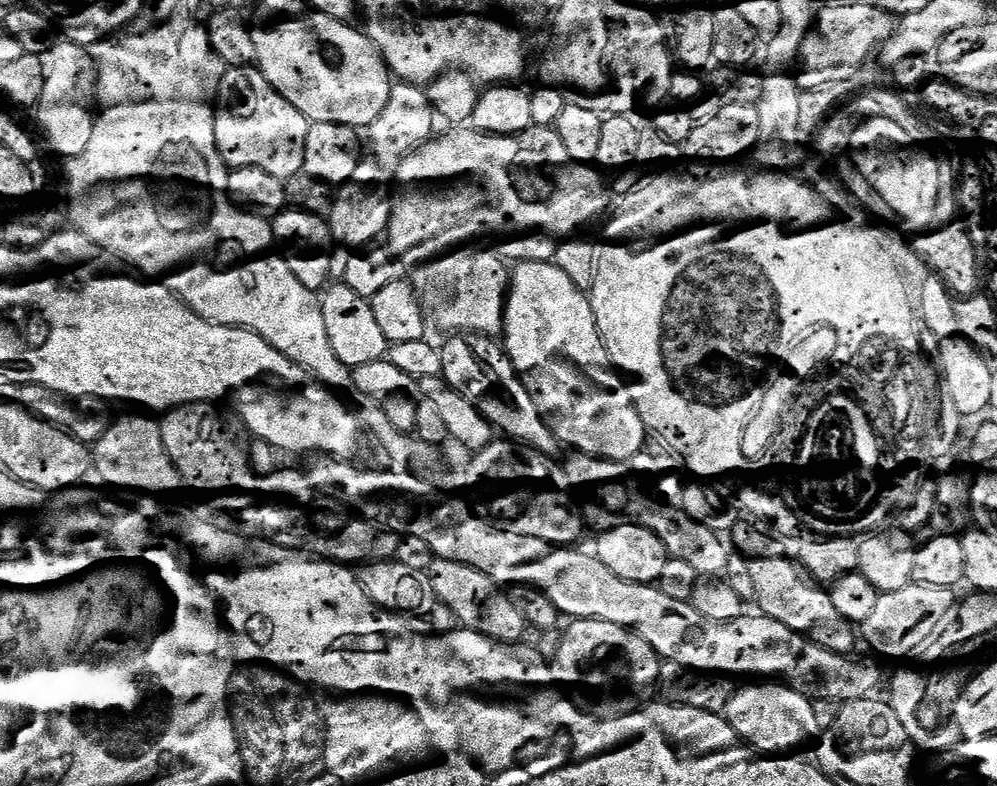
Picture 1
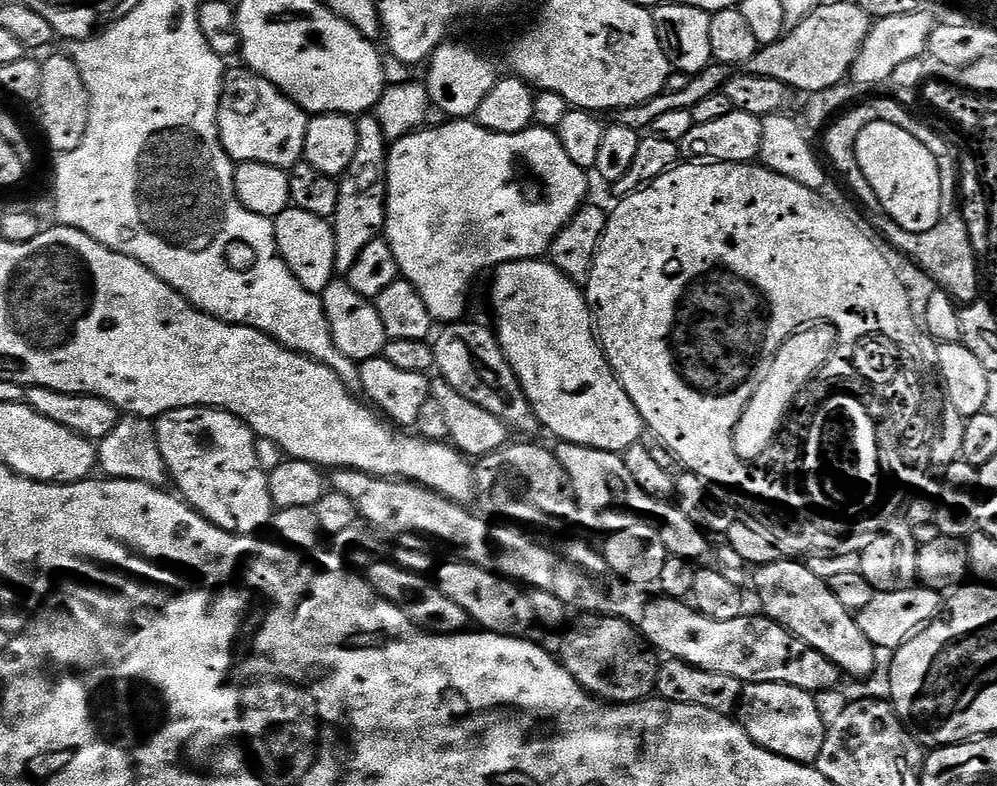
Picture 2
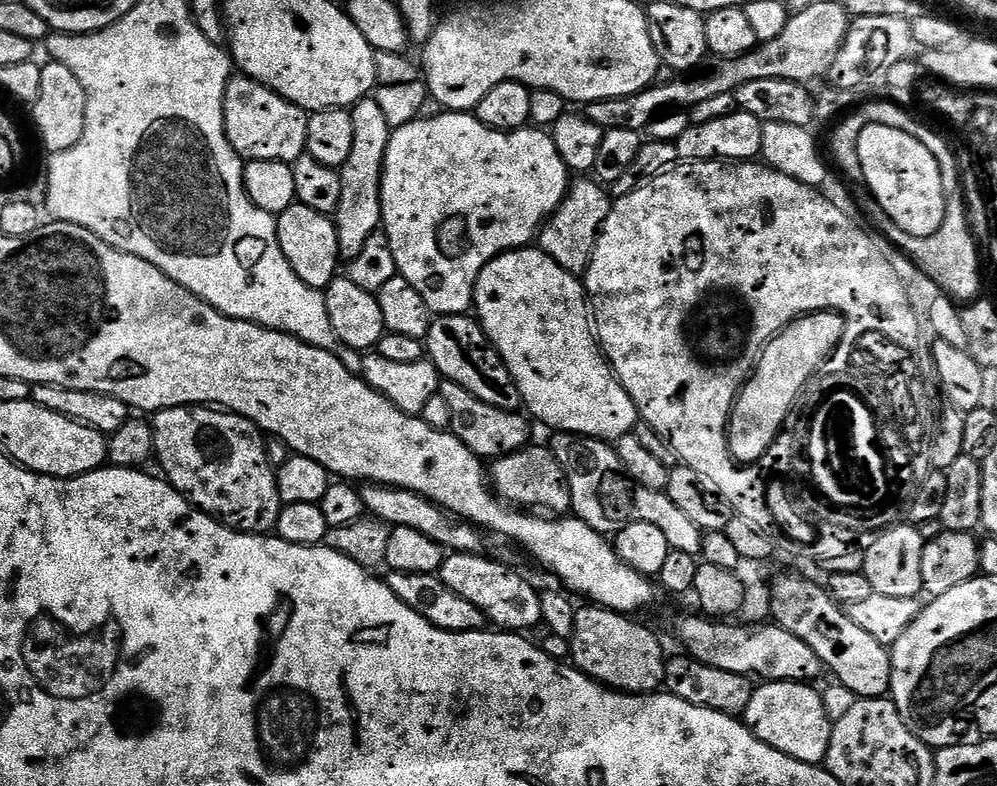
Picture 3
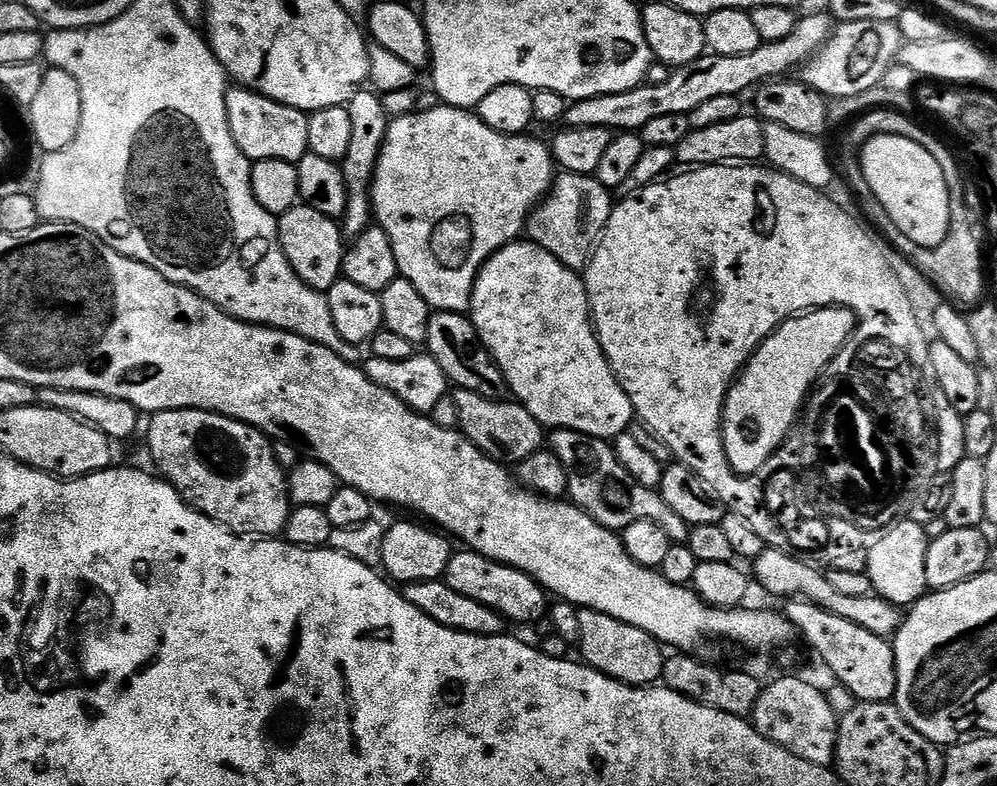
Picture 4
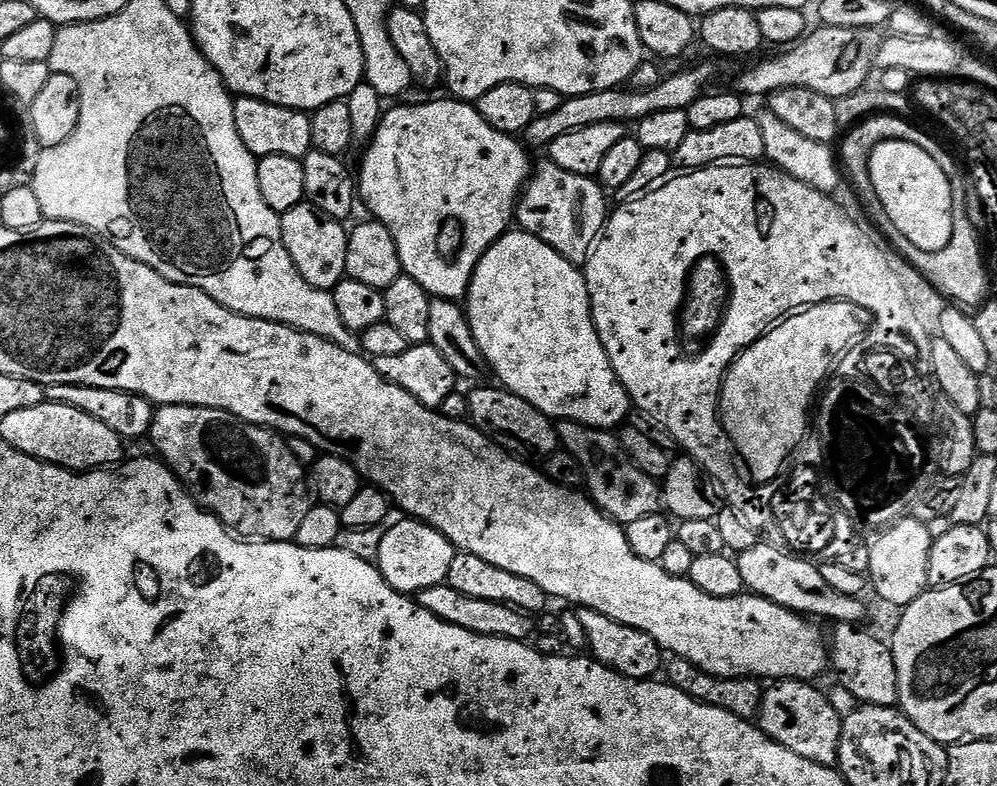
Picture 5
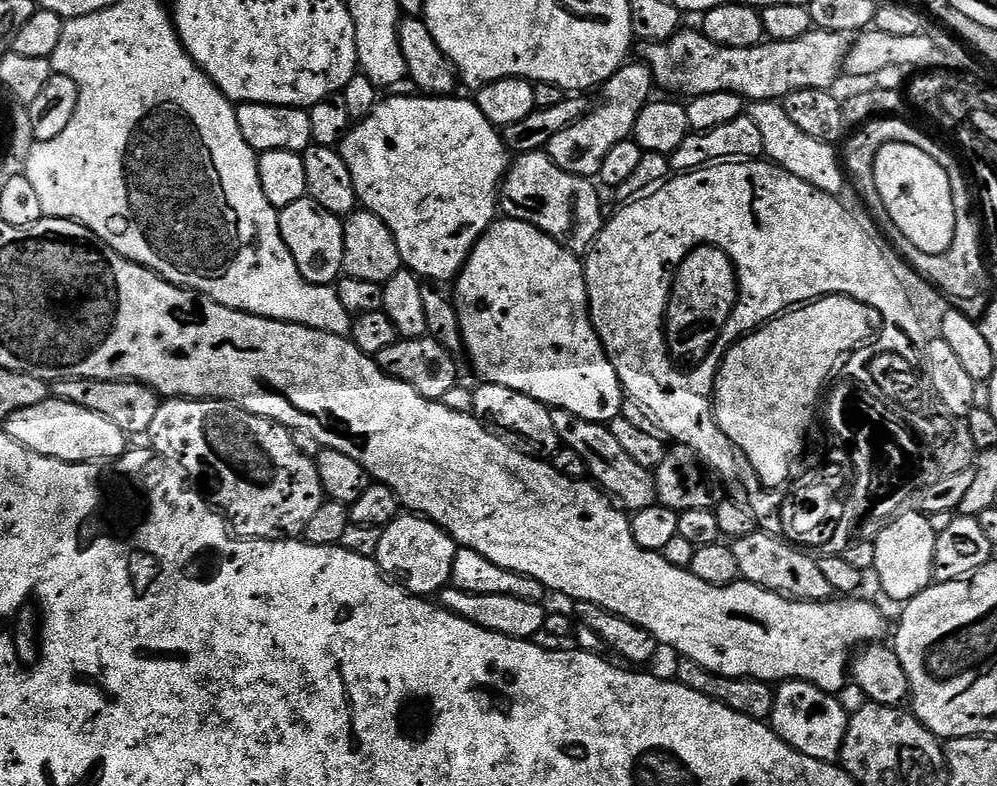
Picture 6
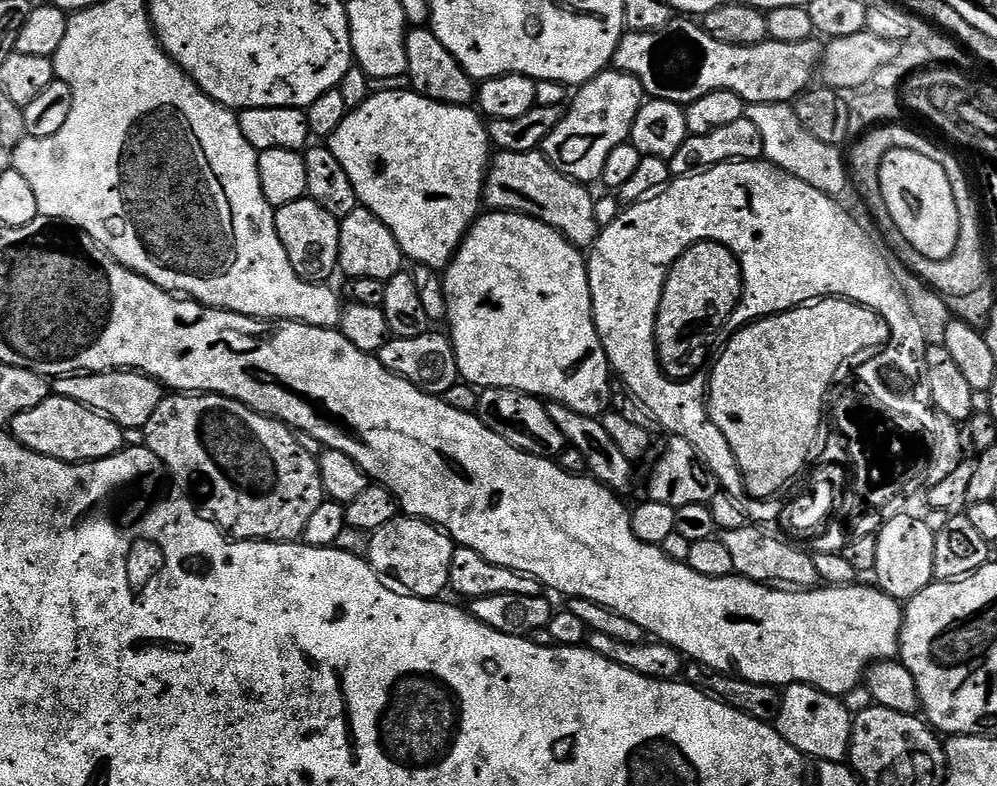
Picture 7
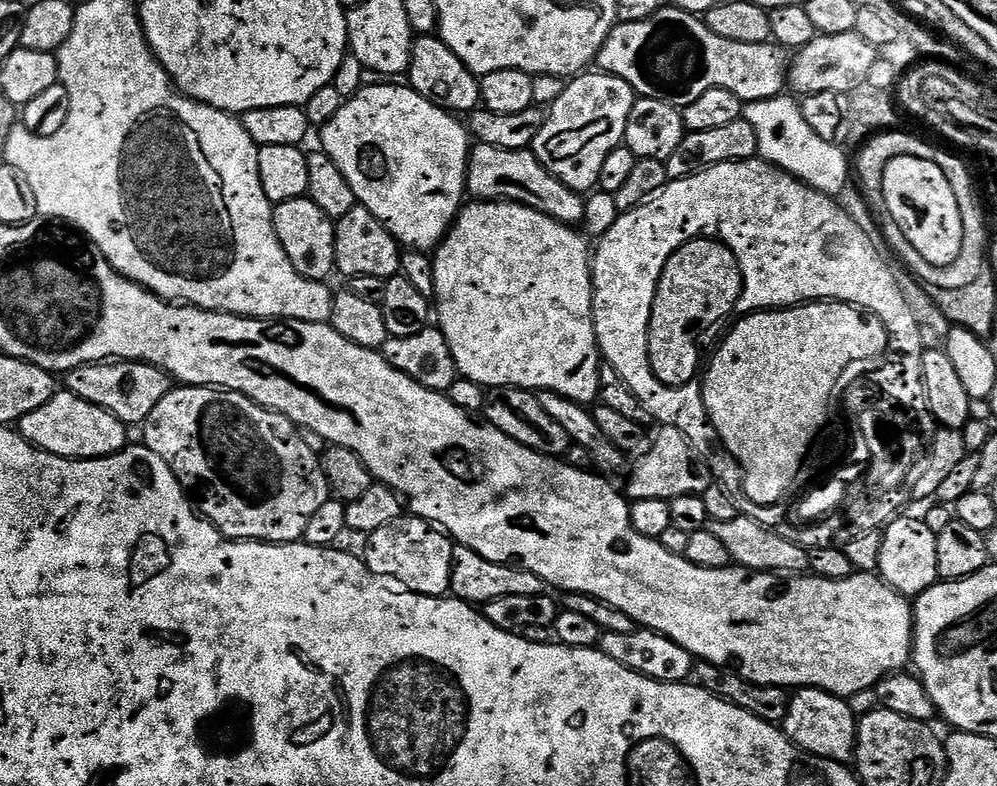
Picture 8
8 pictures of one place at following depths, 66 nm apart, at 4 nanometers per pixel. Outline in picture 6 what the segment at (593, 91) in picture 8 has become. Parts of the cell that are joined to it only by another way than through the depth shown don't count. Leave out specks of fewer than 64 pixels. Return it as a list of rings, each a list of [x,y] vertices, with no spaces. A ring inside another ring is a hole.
[[[643,62],[632,63],[625,63],[623,68],[619,68],[603,84],[605,100],[601,104],[597,103],[577,124],[571,124],[569,128],[550,138],[546,149],[548,157],[558,166],[562,166],[562,170],[575,176],[599,177],[602,158],[606,158],[606,154],[610,154],[610,149],[618,146],[618,142],[631,137],[638,114],[654,96],[652,71]]]

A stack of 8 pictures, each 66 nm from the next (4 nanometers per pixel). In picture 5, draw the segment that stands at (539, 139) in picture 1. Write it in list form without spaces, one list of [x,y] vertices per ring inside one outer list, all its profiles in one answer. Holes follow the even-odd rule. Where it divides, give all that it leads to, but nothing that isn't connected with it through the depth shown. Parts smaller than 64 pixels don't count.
[[[432,98],[427,104],[422,105],[397,103],[389,112],[387,109],[381,115],[376,133],[363,149],[365,152],[364,157],[360,160],[360,176],[358,172],[358,196],[362,204],[372,211],[369,213],[379,220],[382,226],[386,226],[386,230],[390,230],[390,234],[398,246],[398,258],[403,275],[414,278],[414,282],[418,282],[418,286],[422,286],[422,290],[426,290],[429,297],[438,300],[459,301],[461,298],[467,297],[468,283],[472,280],[472,274],[482,254],[499,236],[503,236],[505,232],[509,231],[516,215],[516,202],[520,199],[522,189],[527,185],[528,177],[534,168],[534,160],[528,157],[531,156],[529,149],[525,148],[515,135],[494,130],[494,126],[487,124],[480,111],[471,103],[455,98],[447,99]]]

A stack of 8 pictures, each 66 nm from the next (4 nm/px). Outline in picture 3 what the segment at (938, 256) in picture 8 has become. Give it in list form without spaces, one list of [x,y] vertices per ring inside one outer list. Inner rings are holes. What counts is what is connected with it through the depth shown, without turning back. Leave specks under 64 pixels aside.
[[[868,123],[858,138],[858,162],[862,166],[863,183],[868,184],[869,190],[872,191],[871,199],[876,200],[886,214],[902,230],[906,230],[906,234],[927,241],[934,233],[945,227],[948,201],[944,195],[942,170],[938,166],[934,154],[922,142],[918,142],[917,138],[903,133],[902,130],[891,129],[889,126]]]

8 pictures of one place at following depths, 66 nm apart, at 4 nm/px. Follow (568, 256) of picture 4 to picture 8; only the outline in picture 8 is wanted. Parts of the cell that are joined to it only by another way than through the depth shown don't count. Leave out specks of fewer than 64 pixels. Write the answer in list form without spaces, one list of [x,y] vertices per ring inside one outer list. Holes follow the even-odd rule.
[[[479,142],[471,145],[468,153],[469,197],[476,200],[509,200],[522,206],[530,206],[550,218],[569,226],[585,223],[584,210],[586,200],[579,192],[566,186],[529,149],[502,150],[498,146],[486,146]]]

